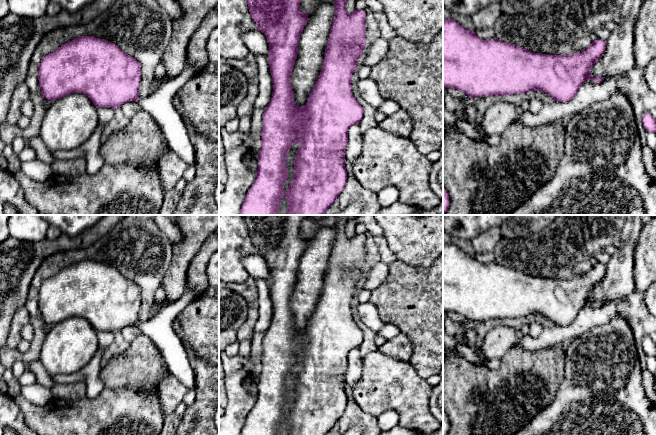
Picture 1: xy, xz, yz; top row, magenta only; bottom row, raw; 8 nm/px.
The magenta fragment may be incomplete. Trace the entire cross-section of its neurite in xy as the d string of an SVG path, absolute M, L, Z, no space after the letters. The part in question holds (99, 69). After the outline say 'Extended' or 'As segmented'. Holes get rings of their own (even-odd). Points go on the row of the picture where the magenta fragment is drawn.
M80 36L63 44L46 55L39 65L39 86L44 98L55 101L70 93L83 93L99 107L116 109L130 101L138 101L142 110L148 112L160 125L168 147L188 166L195 166L195 150L182 115L173 104L173 98L182 86L199 70L190 65L177 77L168 80L157 91L145 98L139 97L141 66L139 62L122 51L114 43L93 36Z. Extended

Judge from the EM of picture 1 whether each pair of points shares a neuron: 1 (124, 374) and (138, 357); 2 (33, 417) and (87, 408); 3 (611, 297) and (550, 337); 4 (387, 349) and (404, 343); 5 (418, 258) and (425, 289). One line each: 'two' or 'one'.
1: one
2: one
3: one
4: one
5: two

